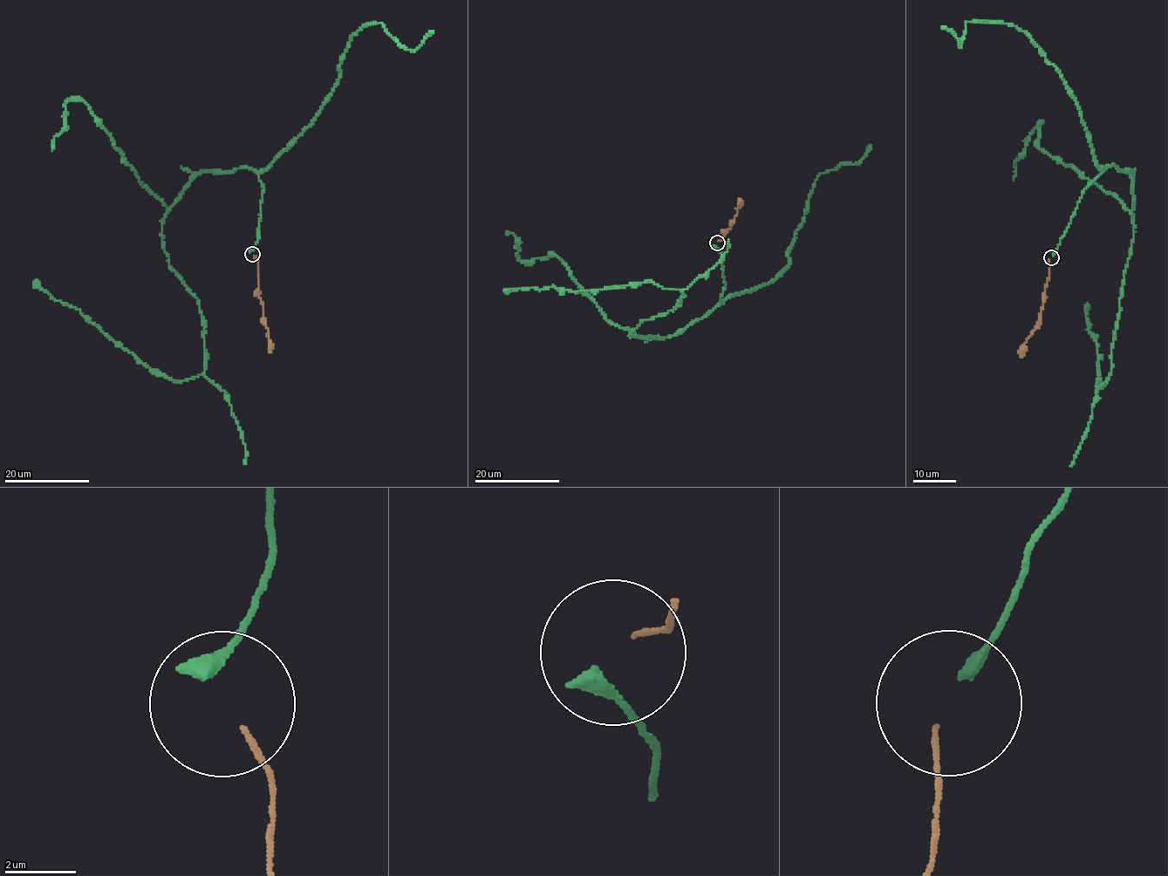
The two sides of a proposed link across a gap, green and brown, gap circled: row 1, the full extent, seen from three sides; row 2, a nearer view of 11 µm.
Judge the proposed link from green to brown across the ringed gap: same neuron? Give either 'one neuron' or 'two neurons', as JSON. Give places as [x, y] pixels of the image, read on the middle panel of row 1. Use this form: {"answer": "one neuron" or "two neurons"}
{"answer": "one neuron"}

